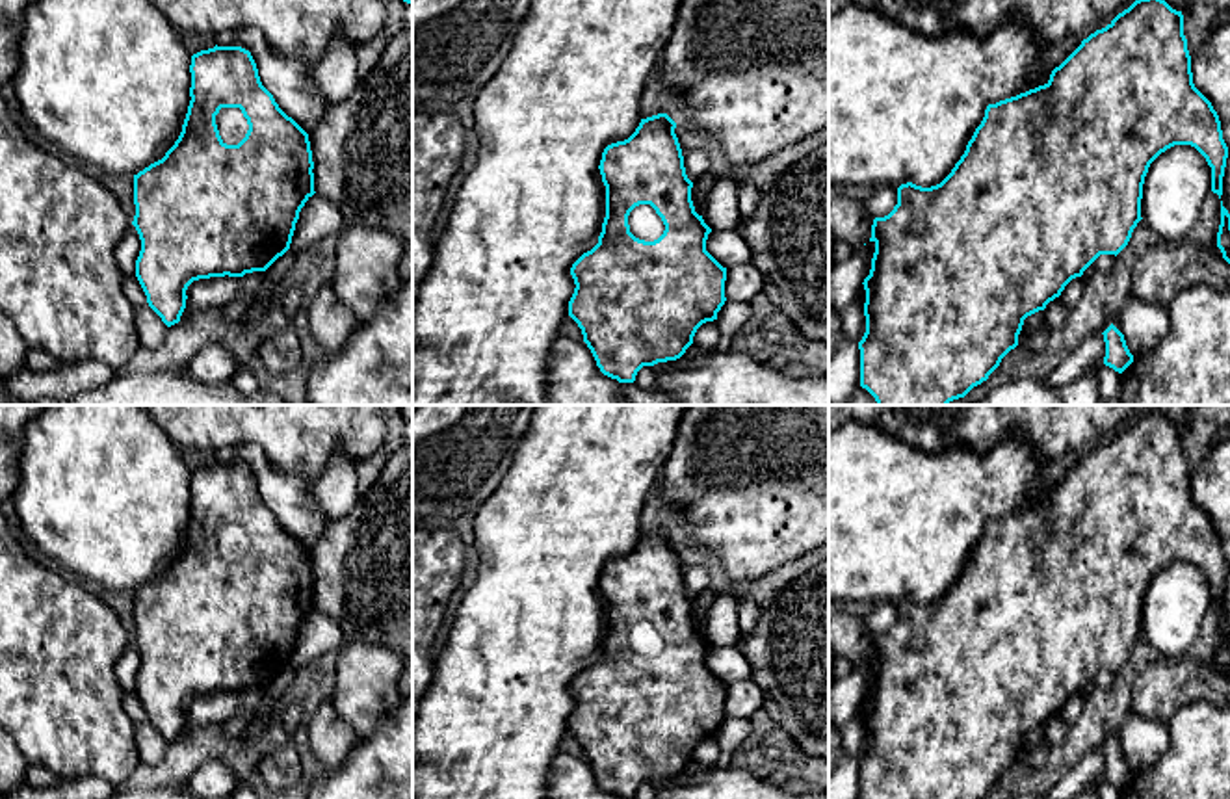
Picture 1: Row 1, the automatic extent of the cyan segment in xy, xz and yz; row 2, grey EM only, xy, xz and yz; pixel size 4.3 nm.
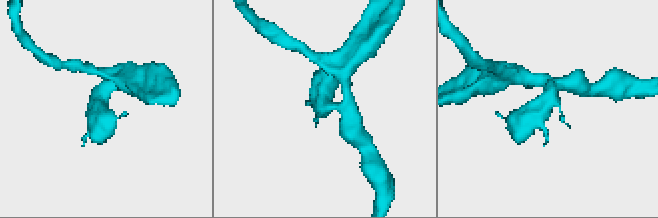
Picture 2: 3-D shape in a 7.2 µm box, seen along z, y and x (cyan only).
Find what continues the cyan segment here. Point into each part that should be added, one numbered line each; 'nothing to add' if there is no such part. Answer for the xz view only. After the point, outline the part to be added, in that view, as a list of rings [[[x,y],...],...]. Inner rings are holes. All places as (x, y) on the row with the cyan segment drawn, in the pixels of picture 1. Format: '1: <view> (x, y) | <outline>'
1: xz (645, 223) | [[[650,204],[635,206],[628,216],[628,225],[630,232],[645,242],[658,240],[665,230],[661,217]]]

